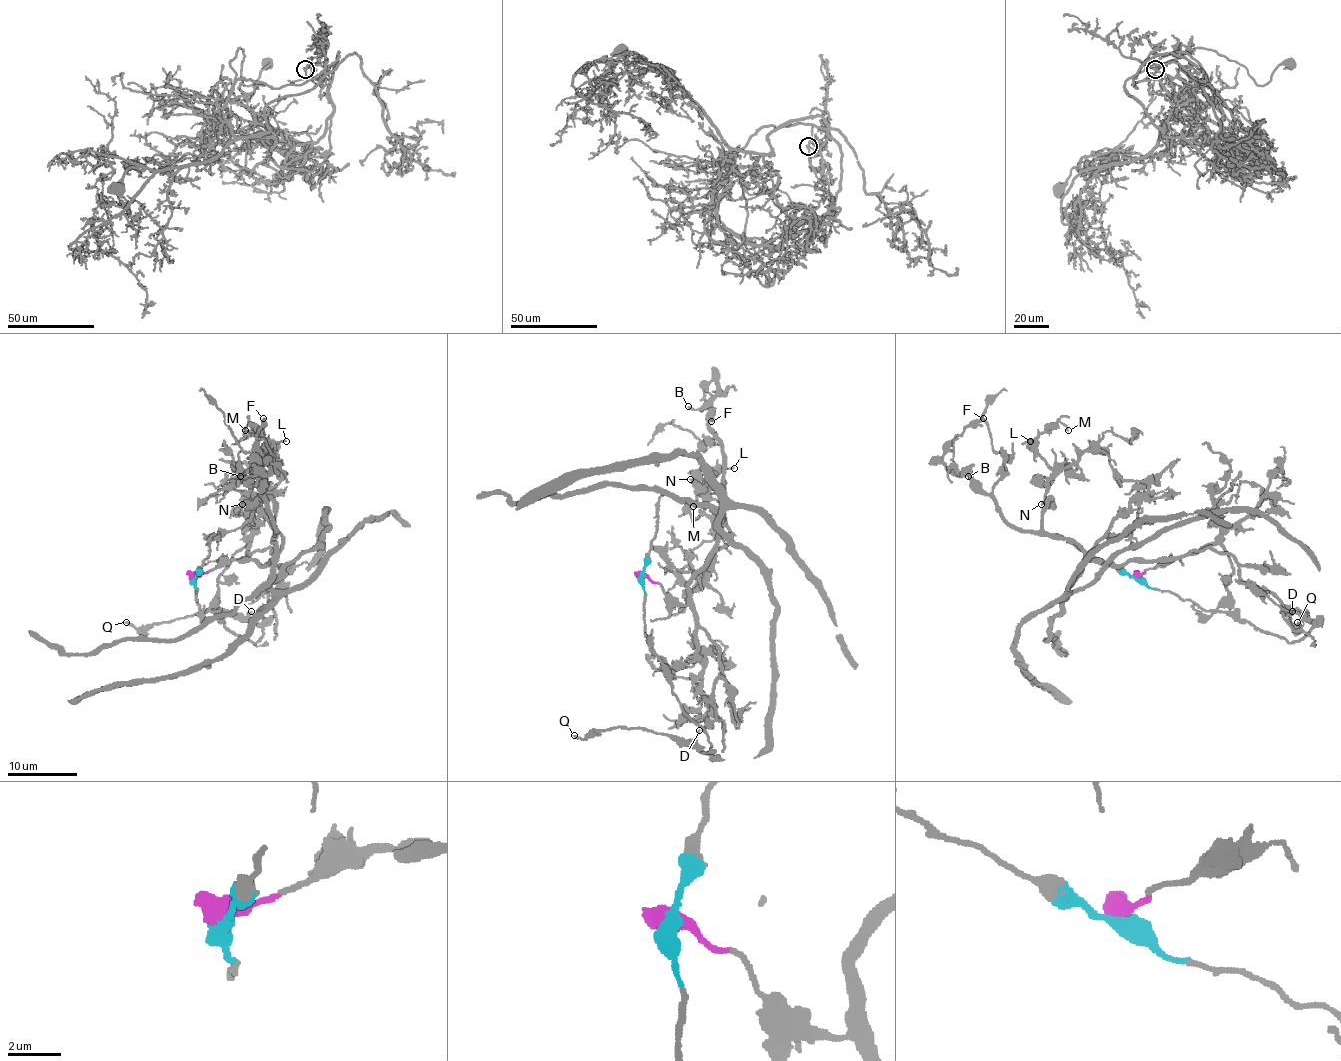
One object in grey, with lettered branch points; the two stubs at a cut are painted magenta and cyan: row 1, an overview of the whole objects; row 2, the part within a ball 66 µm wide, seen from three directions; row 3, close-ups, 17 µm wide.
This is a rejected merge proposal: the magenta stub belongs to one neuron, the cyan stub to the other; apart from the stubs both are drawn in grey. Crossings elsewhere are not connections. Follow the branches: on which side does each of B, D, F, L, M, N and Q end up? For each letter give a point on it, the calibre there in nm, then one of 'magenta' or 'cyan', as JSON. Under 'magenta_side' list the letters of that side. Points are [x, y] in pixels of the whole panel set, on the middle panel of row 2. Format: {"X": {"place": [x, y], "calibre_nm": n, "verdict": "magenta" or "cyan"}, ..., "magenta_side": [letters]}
{"B": {"place": [688, 406], "calibre_nm": 190, "verdict": "magenta"}, "D": {"place": [699, 730], "calibre_nm": 140, "verdict": "cyan"}, "F": {"place": [711, 421], "calibre_nm": 260, "verdict": "magenta"}, "L": {"place": [734, 468], "calibre_nm": 160, "verdict": "magenta"}, "M": {"place": [693, 506], "calibre_nm": 130, "verdict": "magenta"}, "N": {"place": [690, 479], "calibre_nm": 140, "verdict": "magenta"}, "Q": {"place": [574, 735], "calibre_nm": 200, "verdict": "cyan"}, "magenta_side": ["B", "F", "L", "M", "N"]}

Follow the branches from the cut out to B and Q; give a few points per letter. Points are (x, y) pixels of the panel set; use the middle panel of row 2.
B: (641, 576), (686, 605), (687, 581), (705, 562), (722, 522), (722, 444), (708, 423), (712, 411), (687, 406)
Q: (642, 576), (649, 647), (710, 749), (700, 752), (641, 728), (573, 735)

